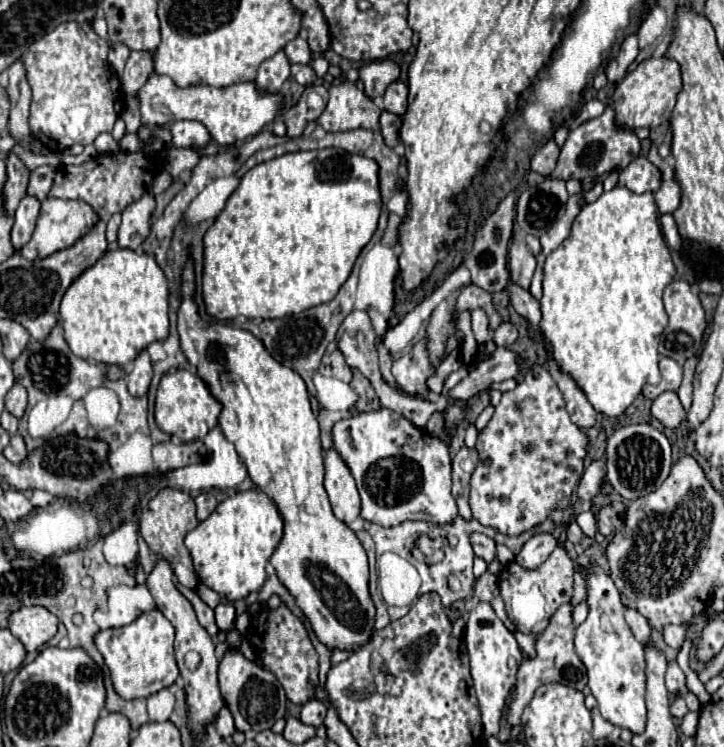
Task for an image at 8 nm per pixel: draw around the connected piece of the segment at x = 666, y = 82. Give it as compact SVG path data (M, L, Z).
M649 57L641 61L631 73L625 75L625 79L617 85L613 93L613 109L617 113L617 125L629 125L631 129L635 127L659 127L669 121L675 99L681 91L681 71L679 63L669 57Z

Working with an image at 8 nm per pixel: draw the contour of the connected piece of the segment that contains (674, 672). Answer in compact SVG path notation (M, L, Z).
M673 661L667 665L667 673L665 673L665 681L667 681L667 689L673 695L685 695L687 687L685 687L685 673L681 671L681 667Z

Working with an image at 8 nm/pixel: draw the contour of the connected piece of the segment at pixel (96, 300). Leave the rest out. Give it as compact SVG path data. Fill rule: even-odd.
M111 249L97 259L97 263L85 269L65 291L59 309L59 321L63 325L63 337L71 351L81 359L91 359L107 365L131 363L141 349L153 341L161 341L169 333L169 283L163 269L147 253L137 255L131 249Z

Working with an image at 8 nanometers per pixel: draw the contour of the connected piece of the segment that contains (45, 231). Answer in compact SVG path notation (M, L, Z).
M45 199L41 205L41 215L37 219L37 227L33 231L31 241L21 247L17 253L23 255L29 261L35 259L43 259L55 251L61 251L65 247L71 247L79 237L83 237L89 227L93 227L97 223L97 215L95 211L83 203L83 201L67 201L67 199Z

